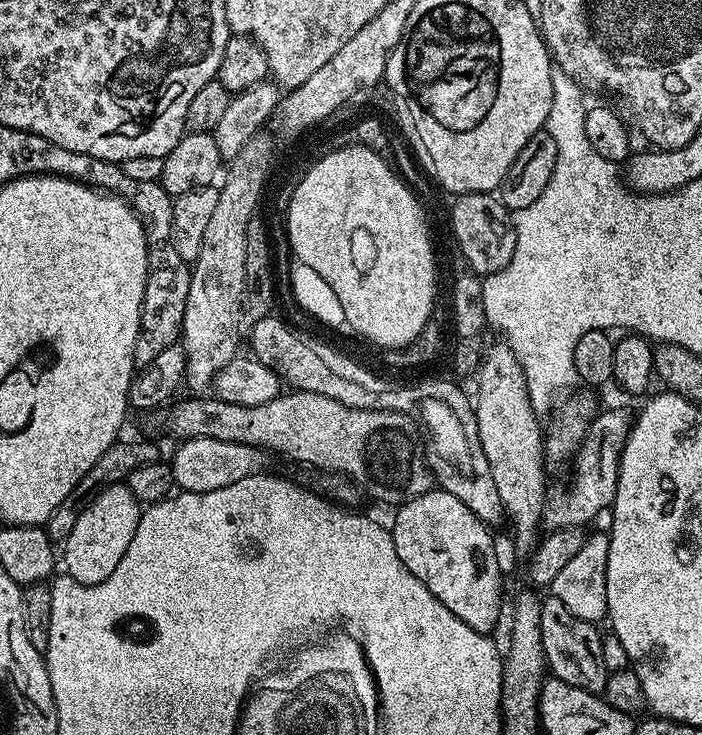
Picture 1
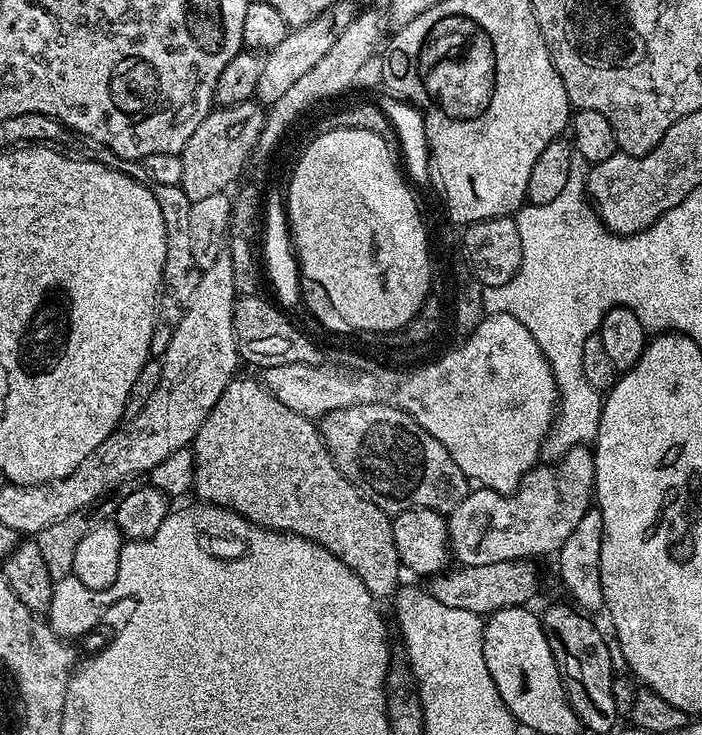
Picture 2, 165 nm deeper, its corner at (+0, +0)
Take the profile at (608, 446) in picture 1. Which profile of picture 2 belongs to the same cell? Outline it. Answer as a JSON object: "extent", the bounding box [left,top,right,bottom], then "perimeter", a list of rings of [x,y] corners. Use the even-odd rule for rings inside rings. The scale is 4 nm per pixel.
{"extent":[446,446,596,568],"perimeter":[[[577,446],[559,460],[533,468],[515,492],[473,487],[446,516],[448,546],[455,563],[469,568],[559,553],[574,526],[582,522],[582,514],[593,507],[595,487],[596,461],[588,446]]]}

